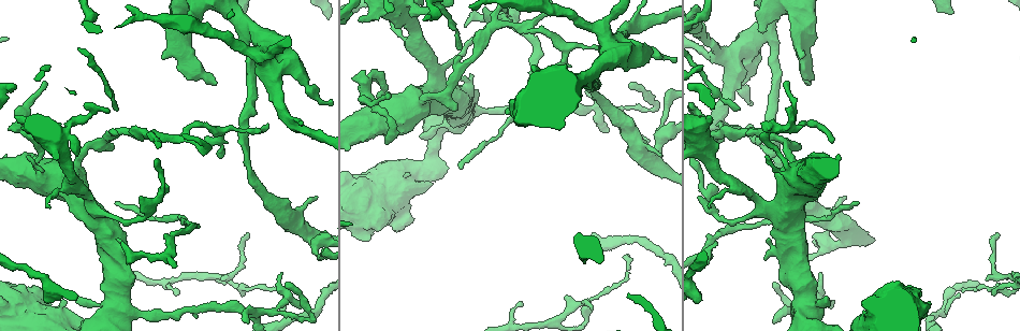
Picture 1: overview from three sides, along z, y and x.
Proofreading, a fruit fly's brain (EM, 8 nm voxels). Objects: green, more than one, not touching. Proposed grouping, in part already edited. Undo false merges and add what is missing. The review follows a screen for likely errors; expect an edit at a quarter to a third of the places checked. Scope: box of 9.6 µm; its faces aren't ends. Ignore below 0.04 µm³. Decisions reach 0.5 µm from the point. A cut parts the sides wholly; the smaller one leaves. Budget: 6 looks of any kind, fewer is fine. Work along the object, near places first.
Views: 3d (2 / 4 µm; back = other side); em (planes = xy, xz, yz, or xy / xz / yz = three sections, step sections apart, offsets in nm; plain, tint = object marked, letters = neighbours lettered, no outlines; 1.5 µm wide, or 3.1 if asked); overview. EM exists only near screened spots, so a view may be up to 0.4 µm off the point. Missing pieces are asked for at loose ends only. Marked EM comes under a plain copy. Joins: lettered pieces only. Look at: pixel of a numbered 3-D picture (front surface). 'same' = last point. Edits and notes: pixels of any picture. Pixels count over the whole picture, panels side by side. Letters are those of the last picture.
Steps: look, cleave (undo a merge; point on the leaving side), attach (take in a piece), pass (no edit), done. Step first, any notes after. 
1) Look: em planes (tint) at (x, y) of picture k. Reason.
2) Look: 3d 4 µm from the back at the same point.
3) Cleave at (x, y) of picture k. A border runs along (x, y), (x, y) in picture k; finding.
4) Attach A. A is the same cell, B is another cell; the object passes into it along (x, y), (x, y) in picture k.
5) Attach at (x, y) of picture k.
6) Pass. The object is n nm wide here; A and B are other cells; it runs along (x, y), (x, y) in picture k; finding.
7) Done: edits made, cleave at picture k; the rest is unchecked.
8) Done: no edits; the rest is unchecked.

Look: 3d 2 µm at (121, 246) of picture 1. Tapers out.

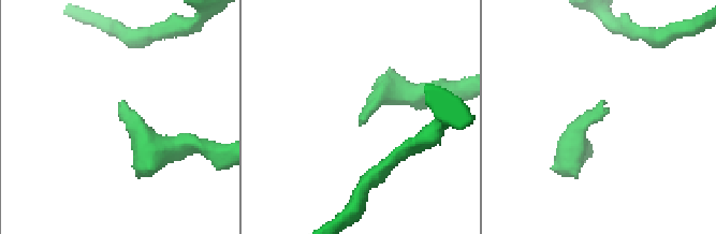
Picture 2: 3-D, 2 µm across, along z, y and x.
Look: em planes (letters) at (362, 124) of picture 2.

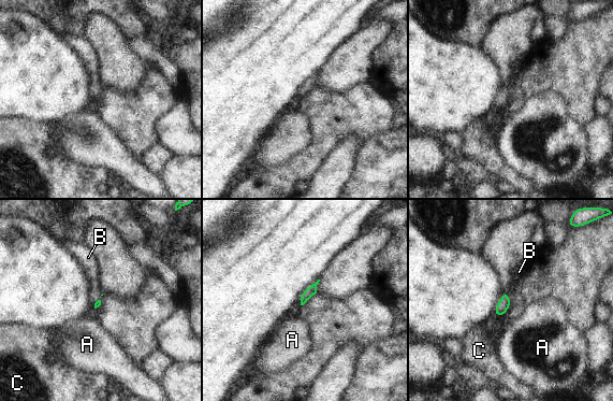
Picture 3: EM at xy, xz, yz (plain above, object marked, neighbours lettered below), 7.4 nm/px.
Attach B. B is the same cell, A and C are other cells; the object passes into it along (505, 302), (509, 295), (519, 272) in picture 3; it goes on there.

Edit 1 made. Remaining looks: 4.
Look: overview. Redraw.

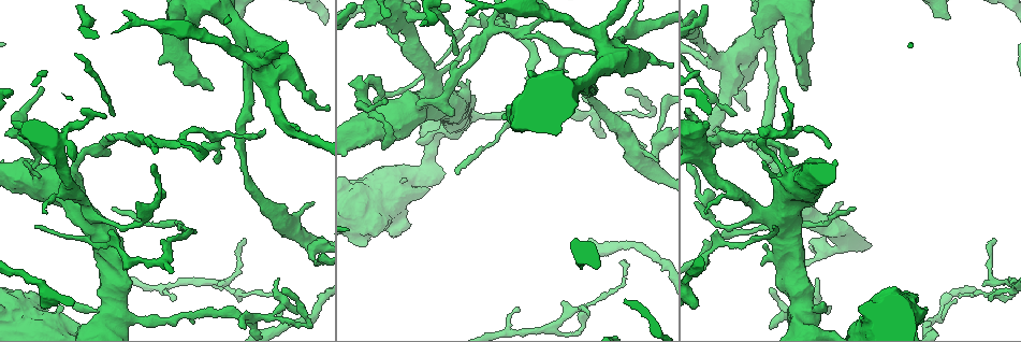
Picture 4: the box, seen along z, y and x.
Look: em planes (tint) at (115, 206) of picture 4. Free end.

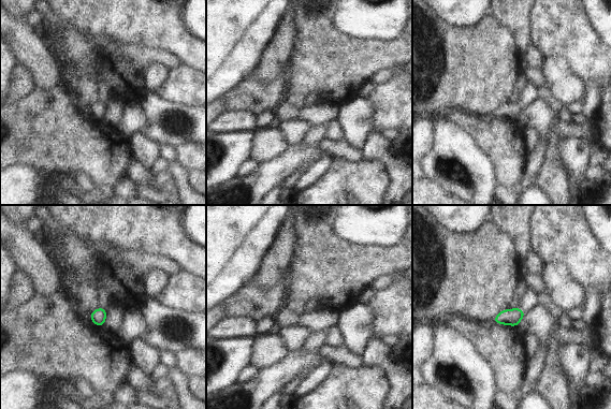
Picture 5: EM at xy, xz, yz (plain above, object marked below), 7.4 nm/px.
Look: em planes (letters) at the same point. See the neighbours.

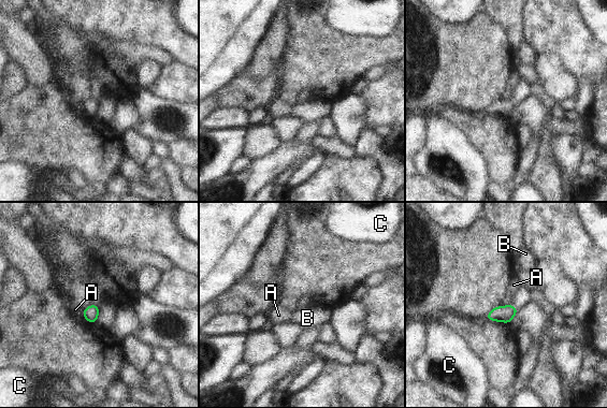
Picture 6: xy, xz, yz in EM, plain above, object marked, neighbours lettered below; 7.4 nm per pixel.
Attach B. B is the same cell, A and C are other cells; the object passes into it along (505, 314), (515, 306), (521, 296) in picture 6; it goes on there.

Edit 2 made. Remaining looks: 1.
Look: em 3.1 µm planes (letters) at (816, 280) of picture 4. Thin end.

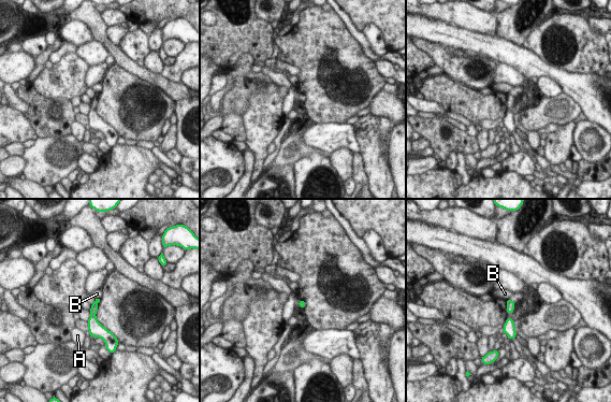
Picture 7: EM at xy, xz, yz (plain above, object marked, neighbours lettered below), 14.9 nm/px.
Pass. The object is 100 nm wide here; A and B are other cells; a border runs along (96, 298), (99, 299) in picture 7; none of them fits.

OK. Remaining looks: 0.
Done: edits made, attach at picture 3, attach at picture 6; the rest is unchecked.

